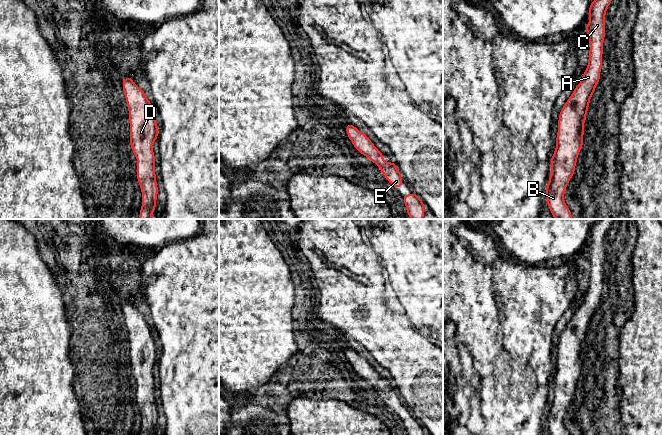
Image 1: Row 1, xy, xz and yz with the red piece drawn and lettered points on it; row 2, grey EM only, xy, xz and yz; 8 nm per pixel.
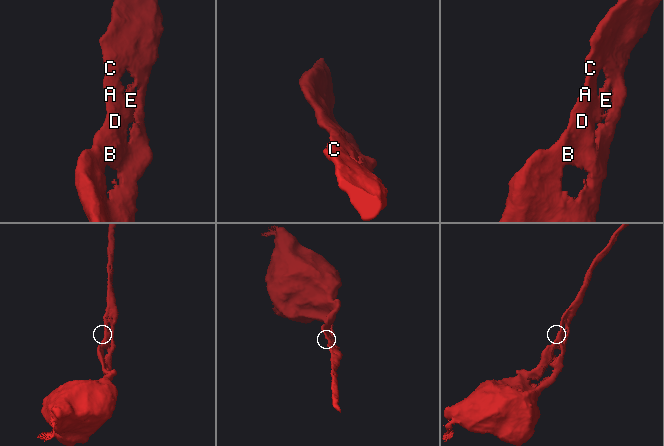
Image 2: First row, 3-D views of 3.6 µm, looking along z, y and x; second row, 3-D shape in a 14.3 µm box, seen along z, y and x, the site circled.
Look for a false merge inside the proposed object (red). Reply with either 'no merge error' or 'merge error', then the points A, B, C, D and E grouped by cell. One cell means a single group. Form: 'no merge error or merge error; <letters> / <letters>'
no merge error; A B C D E

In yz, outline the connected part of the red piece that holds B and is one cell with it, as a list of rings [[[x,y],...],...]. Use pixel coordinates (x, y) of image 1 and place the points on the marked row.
[[[594,0],[590,4],[590,21],[585,26],[590,42],[588,67],[560,111],[556,149],[551,157],[551,174],[545,191],[546,203],[555,219],[573,219],[564,201],[564,192],[575,172],[577,158],[583,146],[583,125],[589,102],[600,79],[605,14],[611,1]]]

